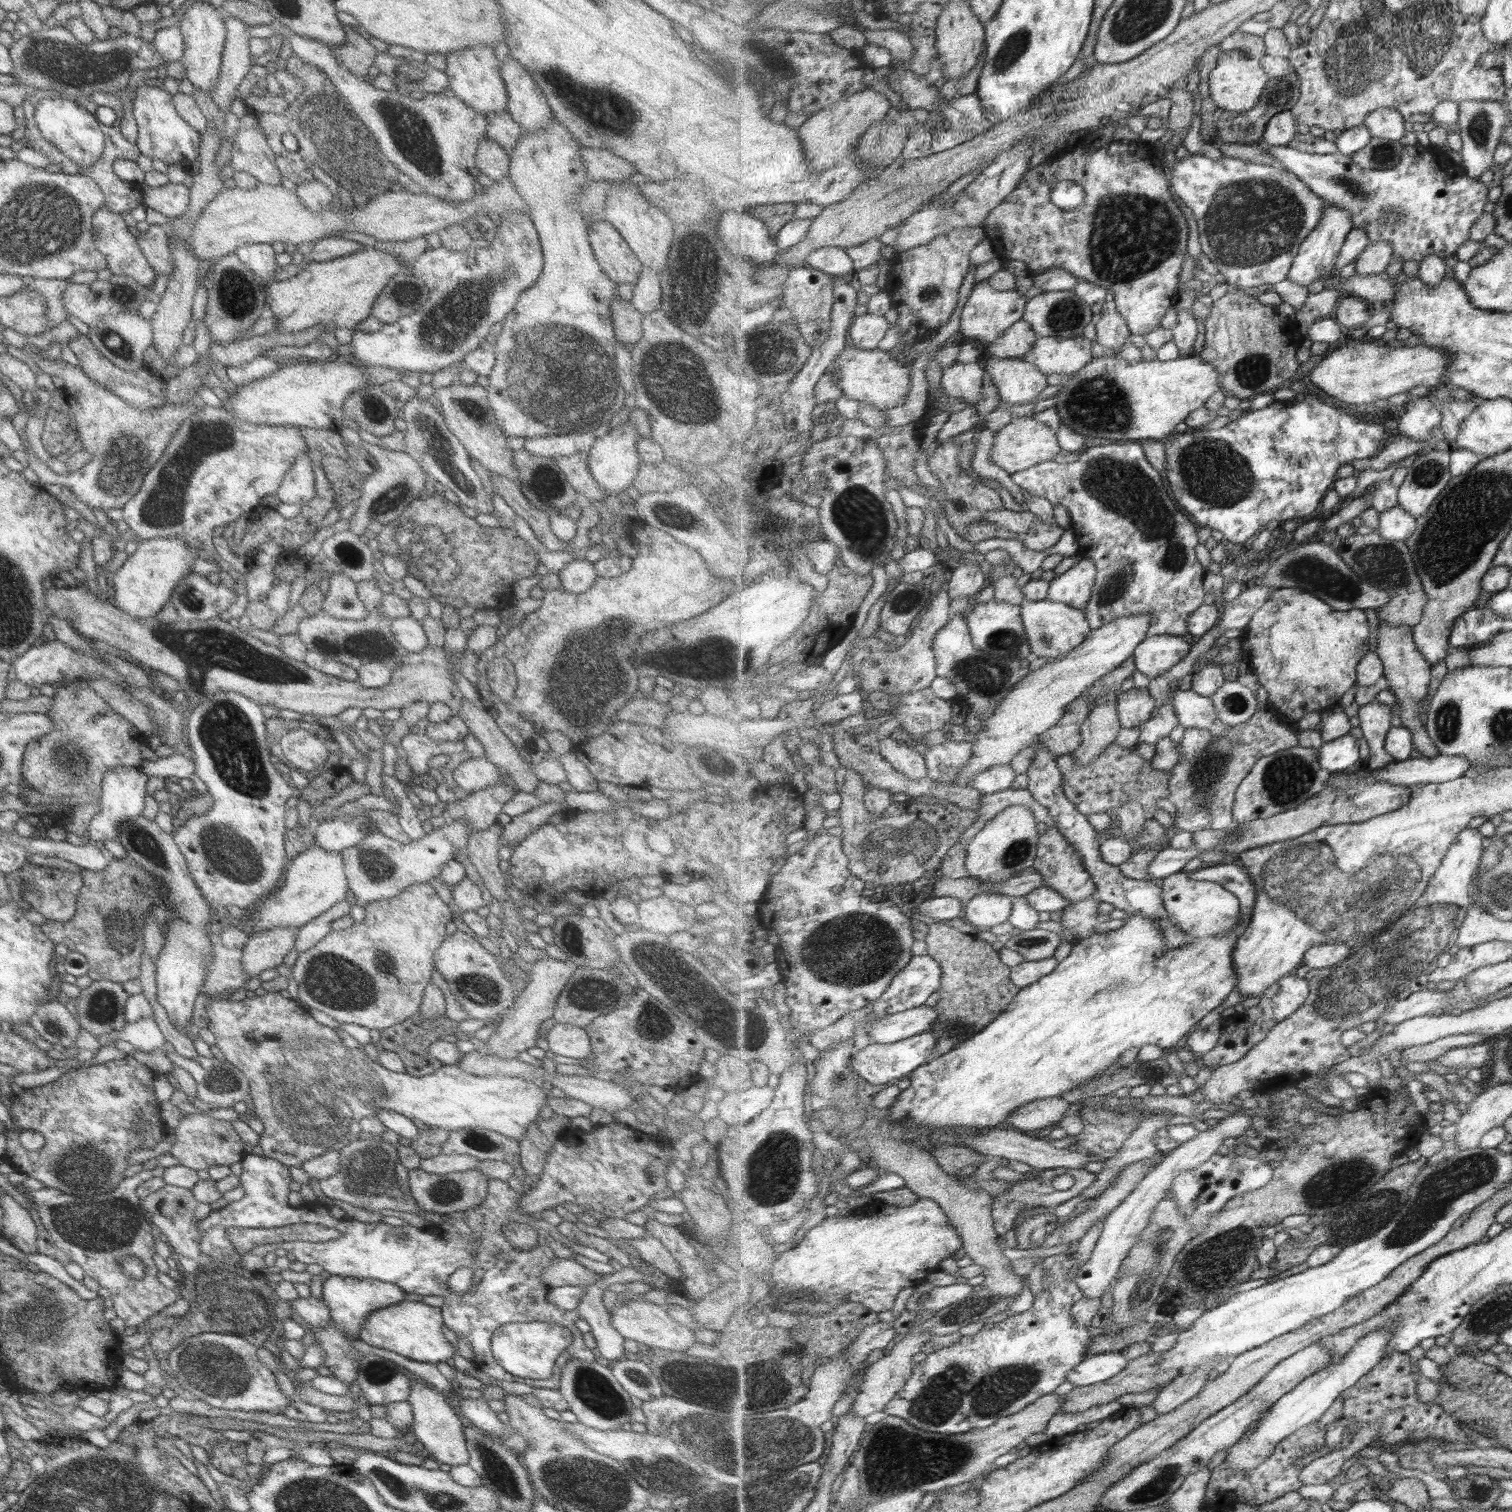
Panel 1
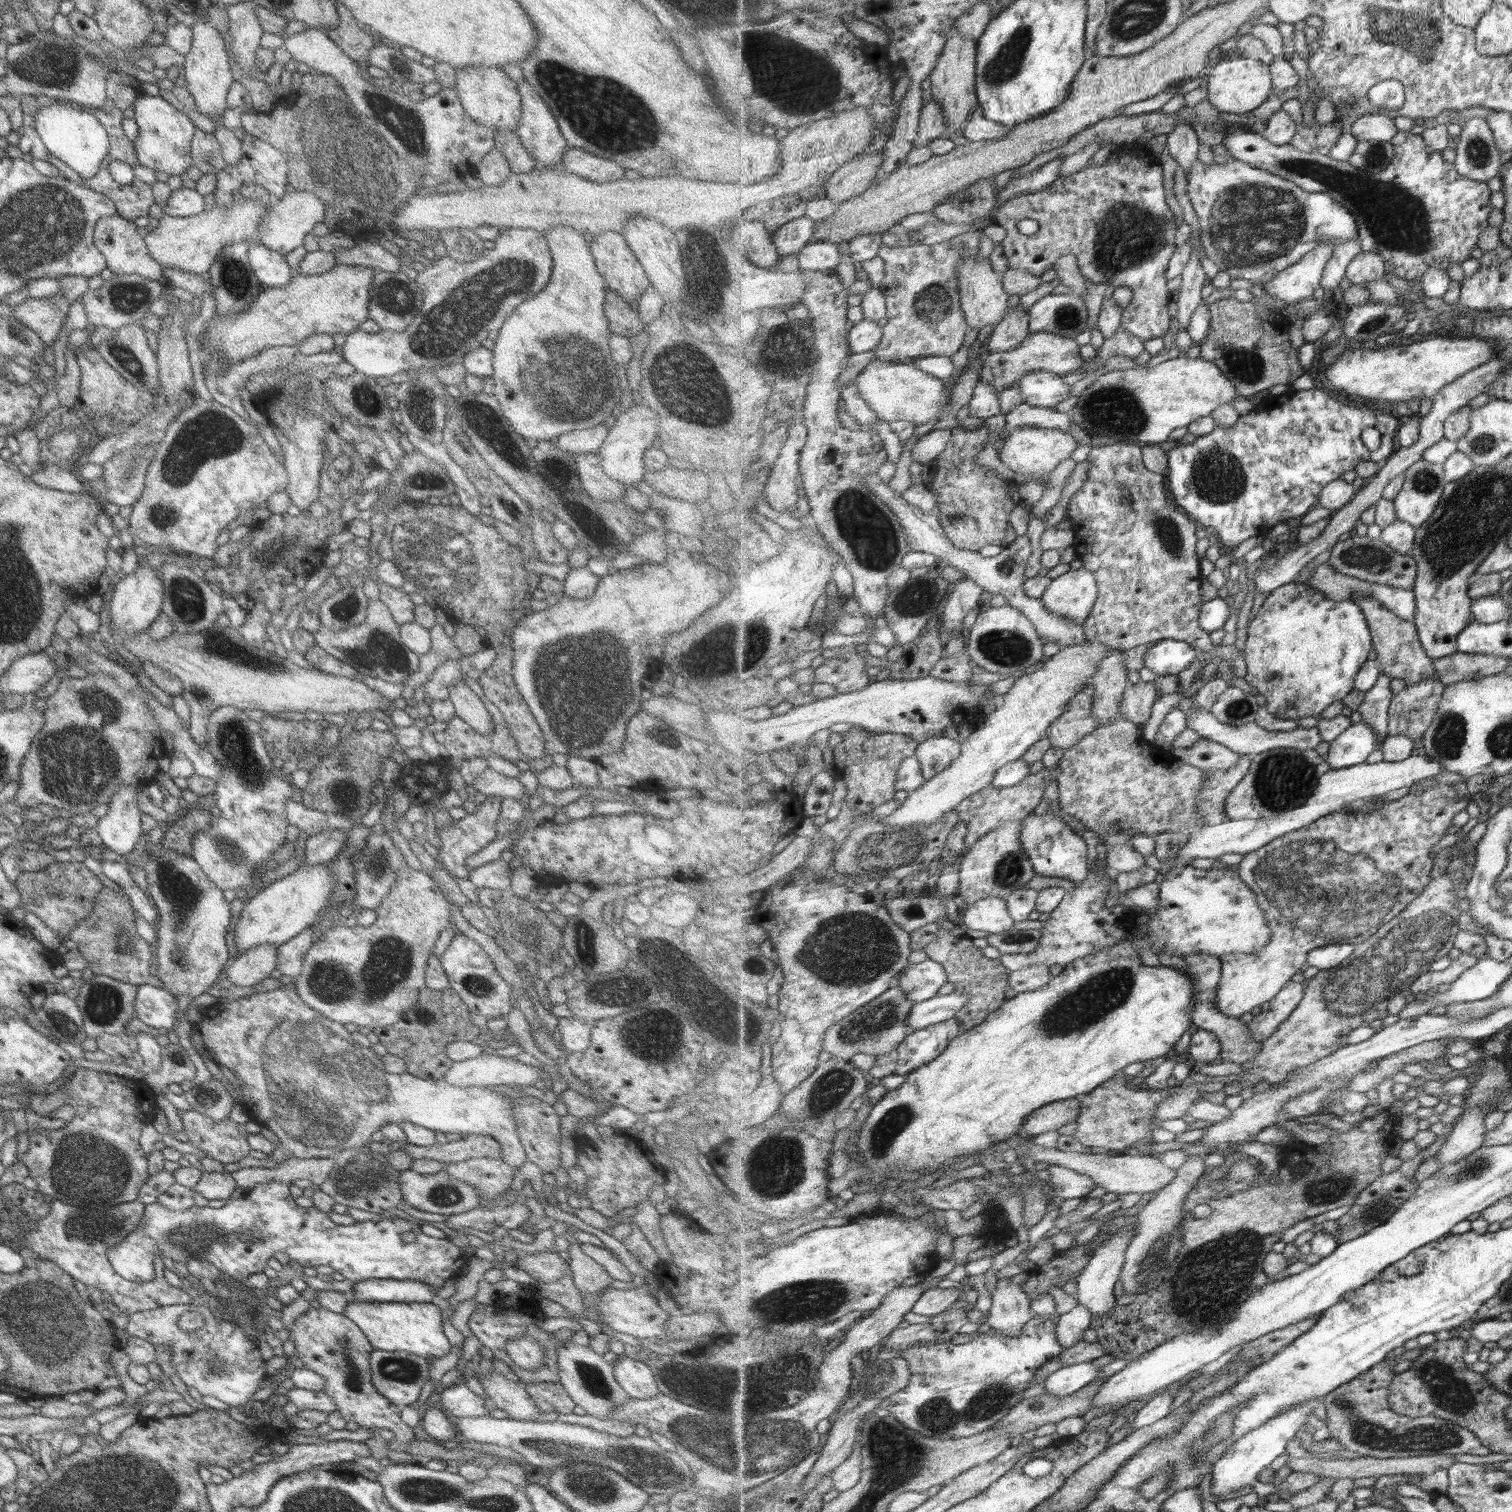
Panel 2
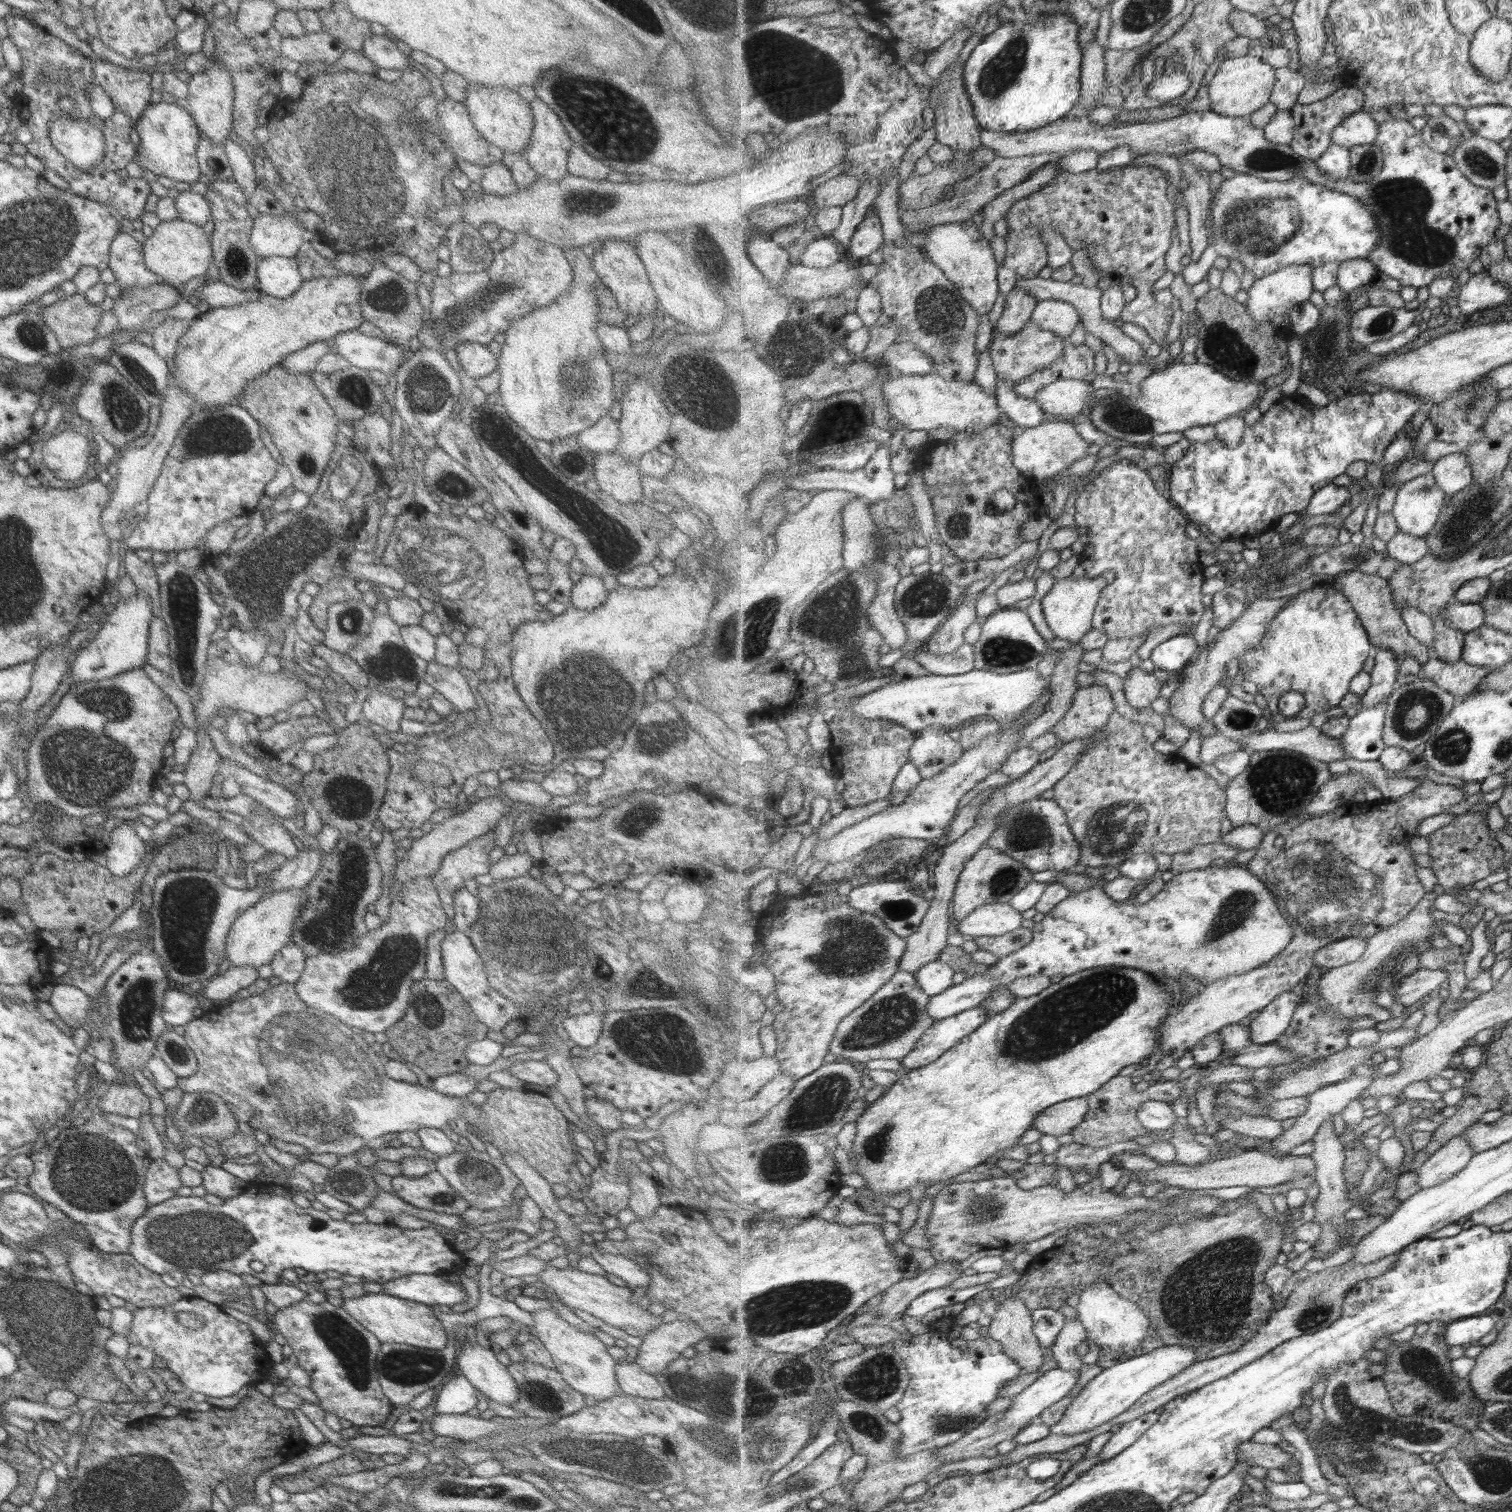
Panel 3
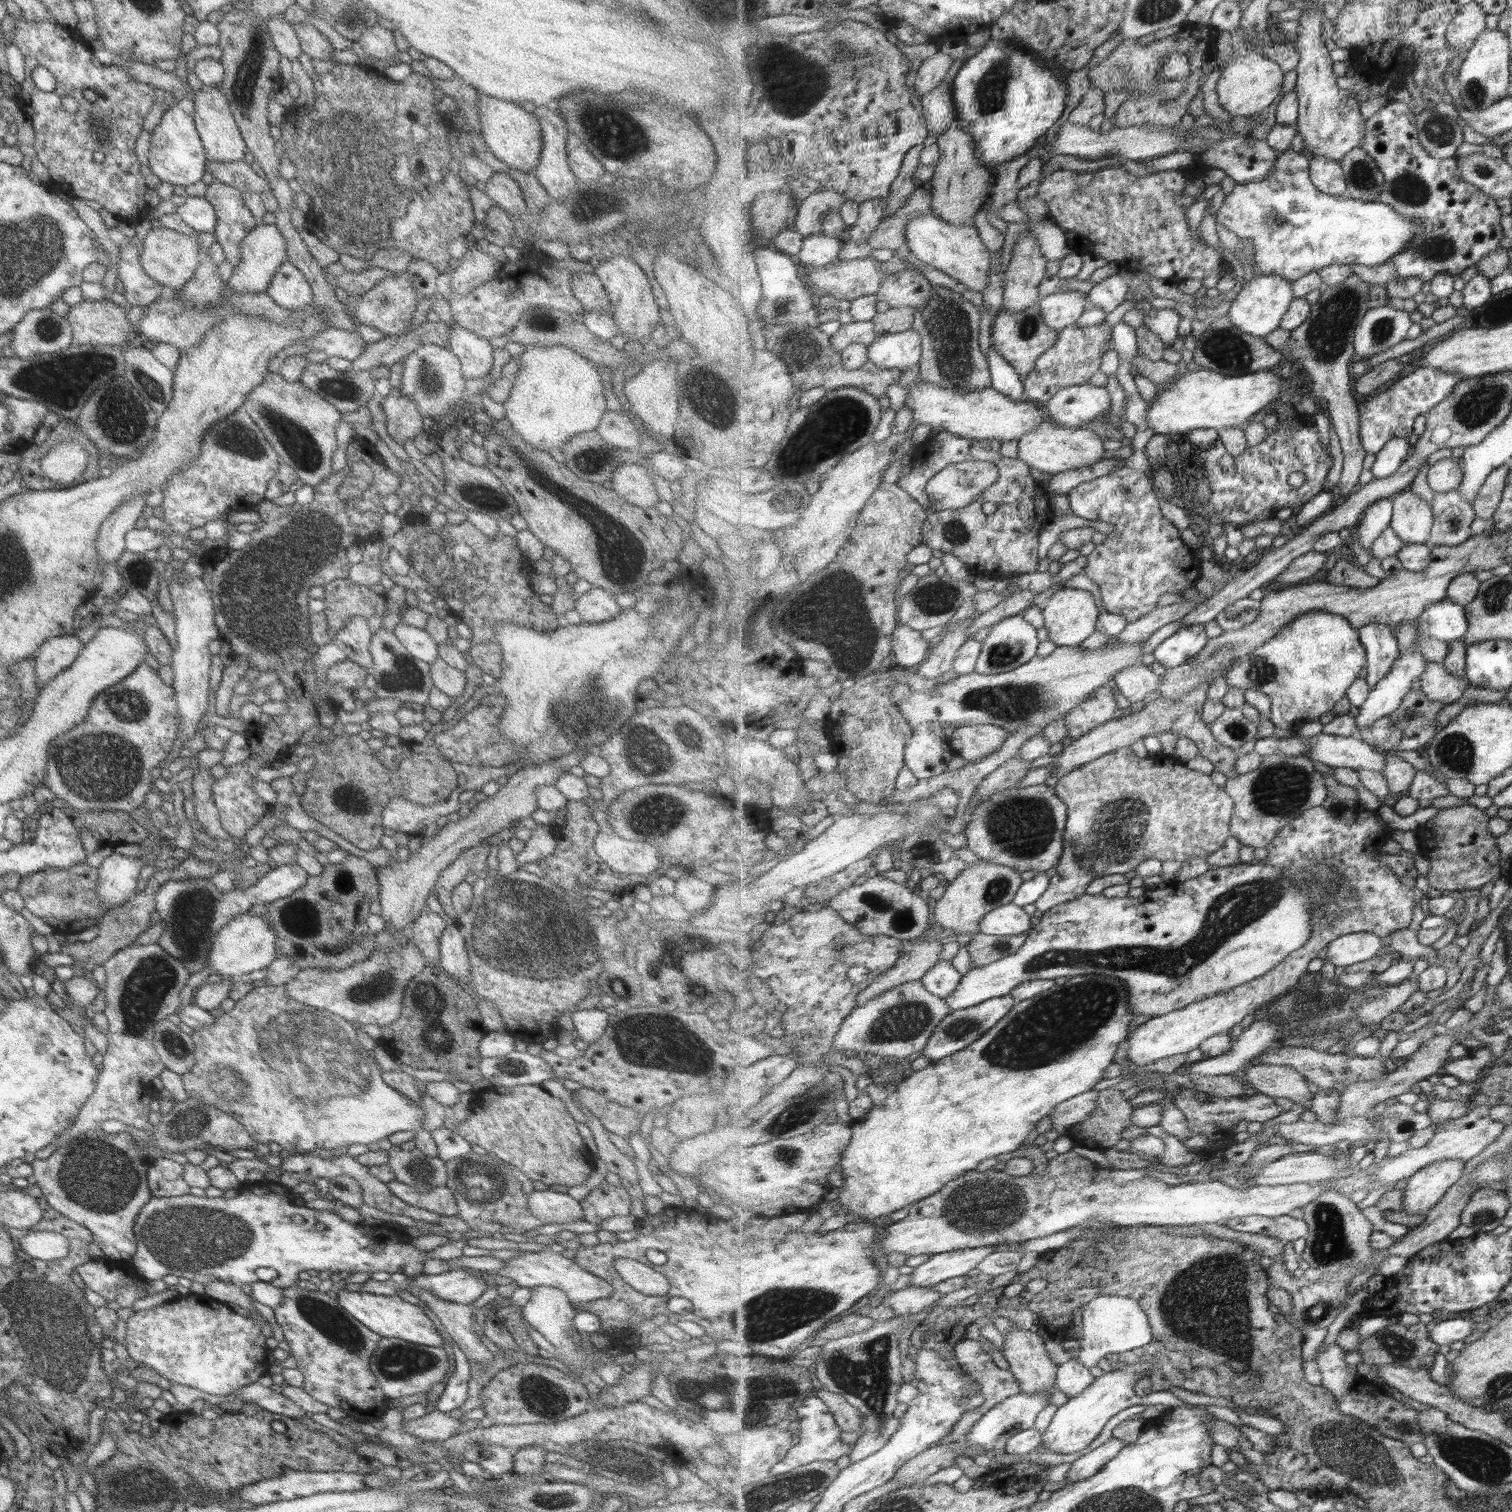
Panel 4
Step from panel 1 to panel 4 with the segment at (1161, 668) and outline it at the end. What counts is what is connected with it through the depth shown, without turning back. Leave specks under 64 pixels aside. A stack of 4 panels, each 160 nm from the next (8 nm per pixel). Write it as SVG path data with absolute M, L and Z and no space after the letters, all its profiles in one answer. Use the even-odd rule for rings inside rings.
M1187 625L1159 644L1152 654L1166 669L1190 663L1210 641L1204 625Z

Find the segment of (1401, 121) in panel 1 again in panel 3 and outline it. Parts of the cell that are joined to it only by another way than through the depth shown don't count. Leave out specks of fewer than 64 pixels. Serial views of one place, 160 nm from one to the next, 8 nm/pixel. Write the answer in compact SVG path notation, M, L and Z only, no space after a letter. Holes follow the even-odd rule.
M1365 109L1349 115L1335 128L1331 140L1333 144L1351 148L1359 144L1373 144L1379 136L1380 123Z

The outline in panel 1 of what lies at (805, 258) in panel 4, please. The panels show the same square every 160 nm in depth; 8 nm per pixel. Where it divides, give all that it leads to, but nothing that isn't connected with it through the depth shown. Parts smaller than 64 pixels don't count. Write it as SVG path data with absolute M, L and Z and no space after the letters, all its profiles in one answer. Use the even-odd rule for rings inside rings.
M825 247L814 250L807 259L807 266L832 274L835 278L854 276L854 260L846 249Z

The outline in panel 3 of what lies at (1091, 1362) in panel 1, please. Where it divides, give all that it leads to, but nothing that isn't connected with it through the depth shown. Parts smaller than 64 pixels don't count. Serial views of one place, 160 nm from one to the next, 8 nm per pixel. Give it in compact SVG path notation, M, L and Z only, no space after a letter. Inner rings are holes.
M1061 1368L1049 1370L1031 1387L1015 1396L1011 1406L1005 1411L1000 1428L1025 1427L1037 1422L1049 1406L1065 1398L1071 1388L1079 1382L1079 1371L1063 1371Z

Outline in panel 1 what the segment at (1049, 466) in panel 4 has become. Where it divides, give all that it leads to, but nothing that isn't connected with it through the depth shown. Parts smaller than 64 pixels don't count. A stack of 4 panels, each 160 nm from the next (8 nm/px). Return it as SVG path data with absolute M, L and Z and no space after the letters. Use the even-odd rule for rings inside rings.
M1015 417L1013 422L1005 426L995 436L995 445L991 449L990 460L1007 472L1021 472L1031 467L1041 465L1060 458L1059 452L1063 449L1060 446L1055 430L1047 424L1041 424L1031 417Z

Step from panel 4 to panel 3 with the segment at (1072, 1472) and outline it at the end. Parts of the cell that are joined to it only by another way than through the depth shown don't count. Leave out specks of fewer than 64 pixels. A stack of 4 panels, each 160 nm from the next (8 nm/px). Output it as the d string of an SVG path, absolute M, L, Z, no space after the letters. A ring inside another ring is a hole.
M1161 1408L1157 1412L1149 1412L1135 1421L1124 1424L1102 1447L1098 1454L1100 1462L1115 1458L1121 1452L1133 1446L1149 1428L1159 1422L1163 1412L1164 1408Z

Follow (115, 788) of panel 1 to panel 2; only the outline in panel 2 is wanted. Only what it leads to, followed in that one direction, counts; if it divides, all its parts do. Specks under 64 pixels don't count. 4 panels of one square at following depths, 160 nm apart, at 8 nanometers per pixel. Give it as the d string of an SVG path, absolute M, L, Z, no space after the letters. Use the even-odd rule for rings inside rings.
M130 786L118 788L114 796L108 800L107 813L99 817L94 826L94 830L97 831L107 852L114 853L117 856L125 856L135 849L135 844L137 844L138 838L142 834L140 827L141 813L137 809L137 801L139 800L139 792L136 792Z

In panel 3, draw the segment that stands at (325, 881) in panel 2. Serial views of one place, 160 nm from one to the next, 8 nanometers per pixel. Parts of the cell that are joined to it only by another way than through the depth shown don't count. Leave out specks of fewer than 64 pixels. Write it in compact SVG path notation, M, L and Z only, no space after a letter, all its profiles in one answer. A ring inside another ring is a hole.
M303 889L273 891L261 897L259 902L239 914L225 936L224 959L230 966L250 966L259 968L274 958L283 946L290 943L293 924L297 922L299 908L305 902Z

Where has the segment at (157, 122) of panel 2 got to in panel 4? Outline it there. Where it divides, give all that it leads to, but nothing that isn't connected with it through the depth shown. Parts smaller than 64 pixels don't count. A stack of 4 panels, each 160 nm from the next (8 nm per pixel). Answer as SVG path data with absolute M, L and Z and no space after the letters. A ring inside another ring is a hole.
M190 96L173 103L160 117L160 122L149 132L148 167L160 182L185 187L200 181L207 170L206 158L200 138L194 127L194 106Z

